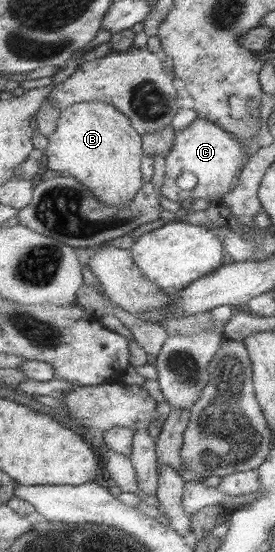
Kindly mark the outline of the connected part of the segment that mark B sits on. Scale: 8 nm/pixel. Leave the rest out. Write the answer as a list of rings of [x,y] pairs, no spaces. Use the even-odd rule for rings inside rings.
[[[107,102],[75,104],[61,111],[56,132],[48,138],[48,141],[49,145],[43,154],[44,169],[49,174],[56,175],[69,172],[70,177],[79,180],[84,188],[106,206],[123,208],[143,190],[145,182],[141,164],[146,154],[142,150],[142,136],[134,129],[130,118],[111,104]]]

